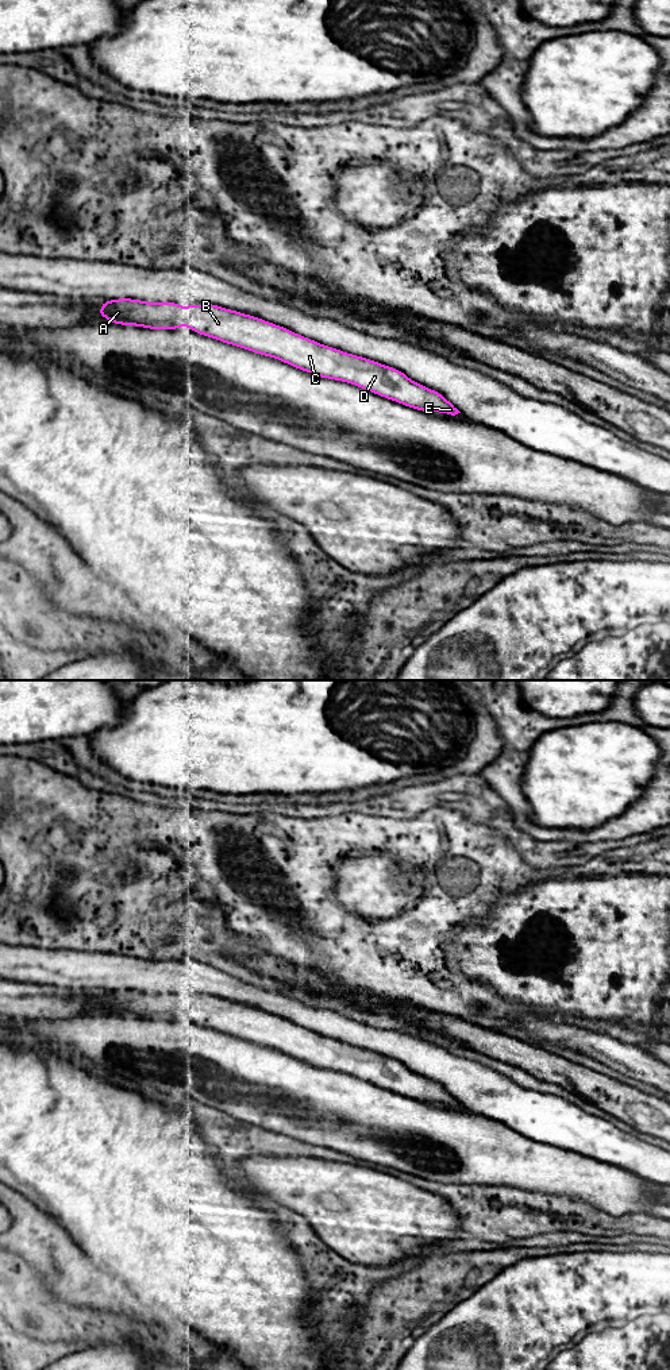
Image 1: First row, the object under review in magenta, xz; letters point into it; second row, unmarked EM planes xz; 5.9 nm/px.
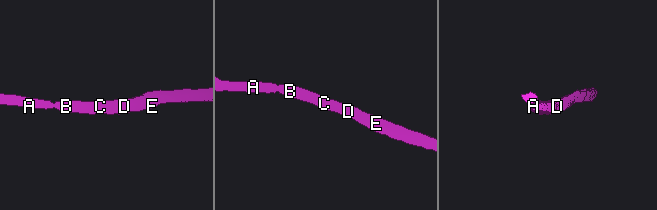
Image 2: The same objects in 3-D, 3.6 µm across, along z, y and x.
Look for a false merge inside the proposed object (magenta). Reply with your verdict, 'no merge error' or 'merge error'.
no merge error

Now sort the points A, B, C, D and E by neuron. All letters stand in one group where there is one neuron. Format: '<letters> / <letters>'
A B C D E

